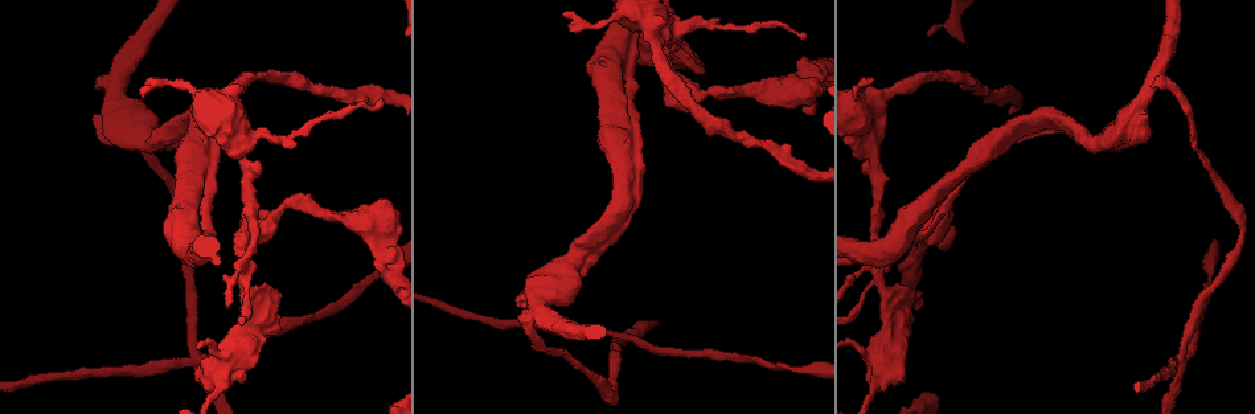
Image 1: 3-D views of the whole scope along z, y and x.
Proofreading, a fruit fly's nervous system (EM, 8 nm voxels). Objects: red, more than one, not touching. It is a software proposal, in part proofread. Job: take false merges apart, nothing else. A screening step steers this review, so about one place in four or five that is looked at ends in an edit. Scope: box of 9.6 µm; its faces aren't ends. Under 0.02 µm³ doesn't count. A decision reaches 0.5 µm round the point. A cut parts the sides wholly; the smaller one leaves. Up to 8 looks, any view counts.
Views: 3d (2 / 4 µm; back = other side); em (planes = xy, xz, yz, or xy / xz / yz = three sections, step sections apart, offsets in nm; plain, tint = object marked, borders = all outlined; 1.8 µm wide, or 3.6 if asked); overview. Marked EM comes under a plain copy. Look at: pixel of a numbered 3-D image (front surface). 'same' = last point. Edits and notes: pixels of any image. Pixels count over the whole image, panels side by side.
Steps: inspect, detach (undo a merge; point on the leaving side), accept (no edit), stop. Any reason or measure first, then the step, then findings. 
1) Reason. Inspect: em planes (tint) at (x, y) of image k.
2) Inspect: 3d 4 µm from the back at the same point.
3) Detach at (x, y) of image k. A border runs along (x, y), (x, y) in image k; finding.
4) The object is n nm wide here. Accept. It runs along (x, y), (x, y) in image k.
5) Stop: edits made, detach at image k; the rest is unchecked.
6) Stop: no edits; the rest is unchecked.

Inspect: em planes (tint) at (927, 224) of image 1.

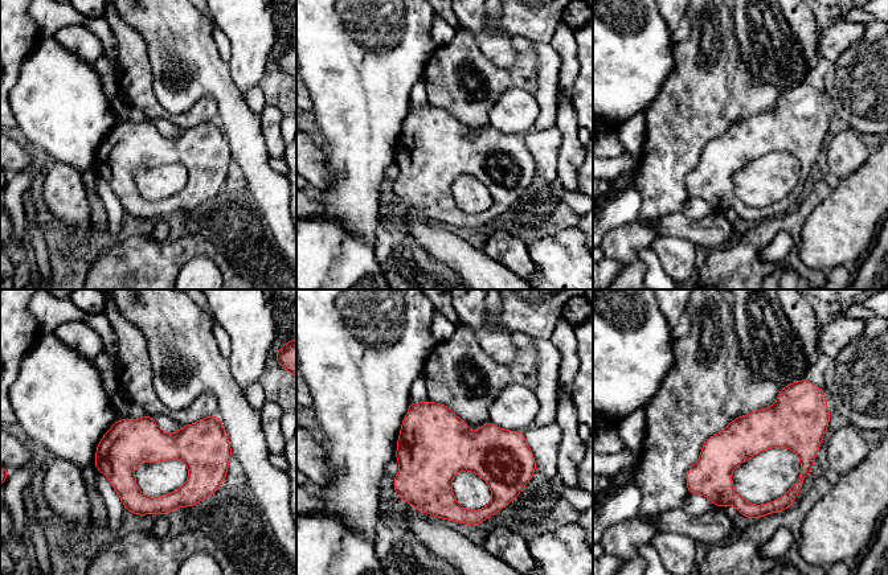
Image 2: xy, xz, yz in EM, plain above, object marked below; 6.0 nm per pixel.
The object is 260 nm wide here. Accept. It runs along (821, 431), (753, 432), (691, 491) in image 2; one neuron here.

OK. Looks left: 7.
Sudden change in width. Inspect: em 3.6 µm xy step 16 (tint) at (791, 84) of image 1.

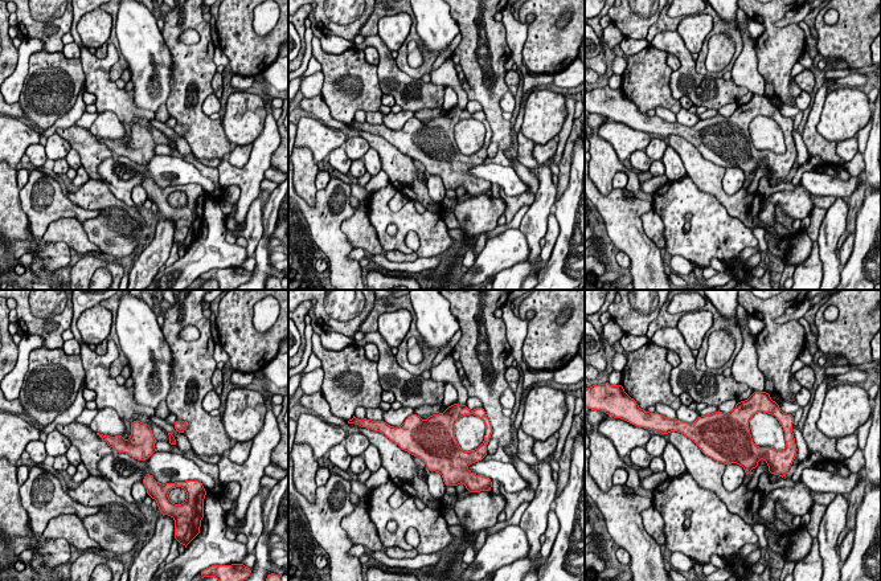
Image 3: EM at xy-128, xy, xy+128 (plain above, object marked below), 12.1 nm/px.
The object is 360 nm wide here. Accept. One neuron here.

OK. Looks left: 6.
Looks like a crossing. Inspect: 3d 4 µm at (199, 359) of image 1.

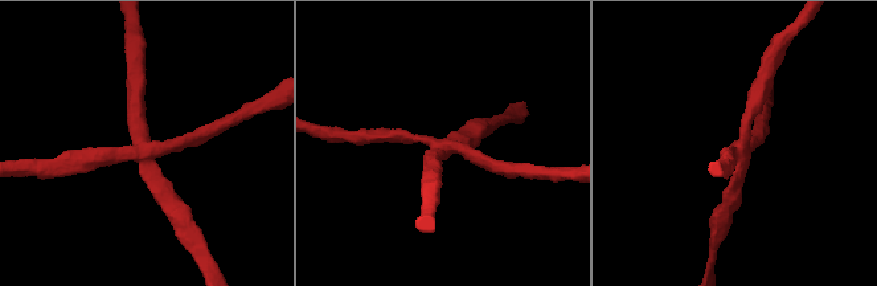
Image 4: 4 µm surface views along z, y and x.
Now the EM. Inspect: em planes (tint) at (438, 149) of image 4.

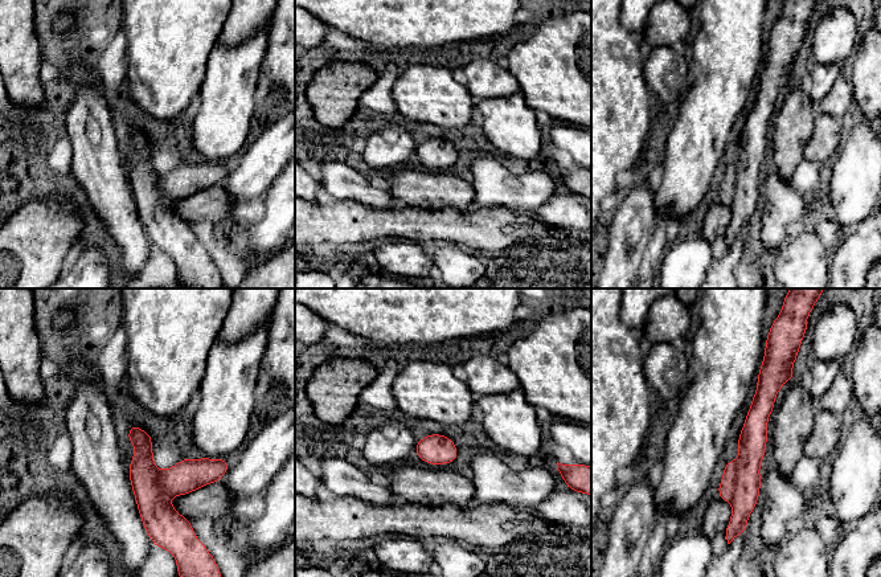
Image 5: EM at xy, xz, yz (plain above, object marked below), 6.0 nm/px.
Detach at (726, 486) of image 5. A border runs along (736, 461), (736, 487), (730, 502) in image 5; a second neuron is stuck on.

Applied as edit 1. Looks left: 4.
Thick turns thin. Inspect: 3d 4 µm at (224, 357) of image 1.

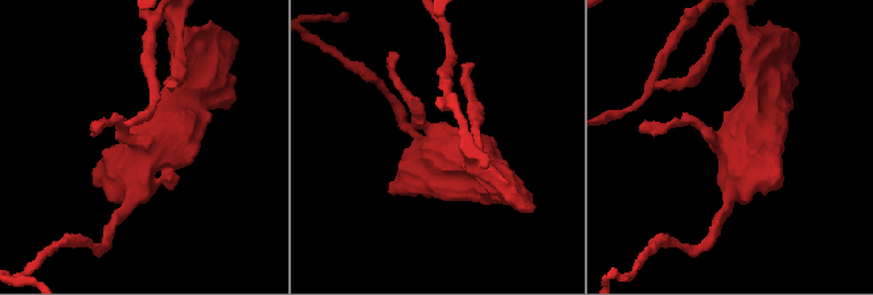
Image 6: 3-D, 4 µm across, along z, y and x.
Now the EM. Inspect: em 3.6 µm xz step 8 (tint) at (136, 146) of image 6.

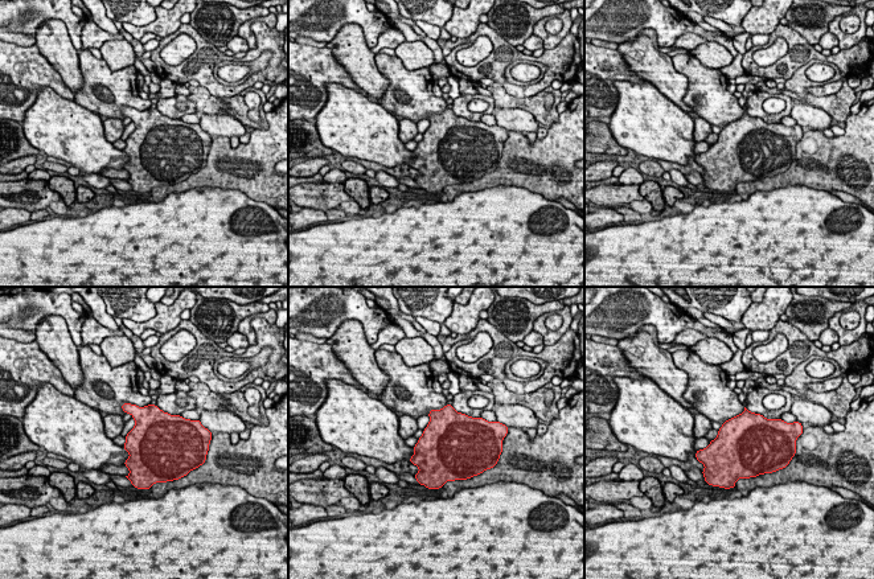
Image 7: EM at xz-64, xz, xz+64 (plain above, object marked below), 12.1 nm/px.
Another direction. Inspect: em 3.6 µm planes (tint) at the same point.

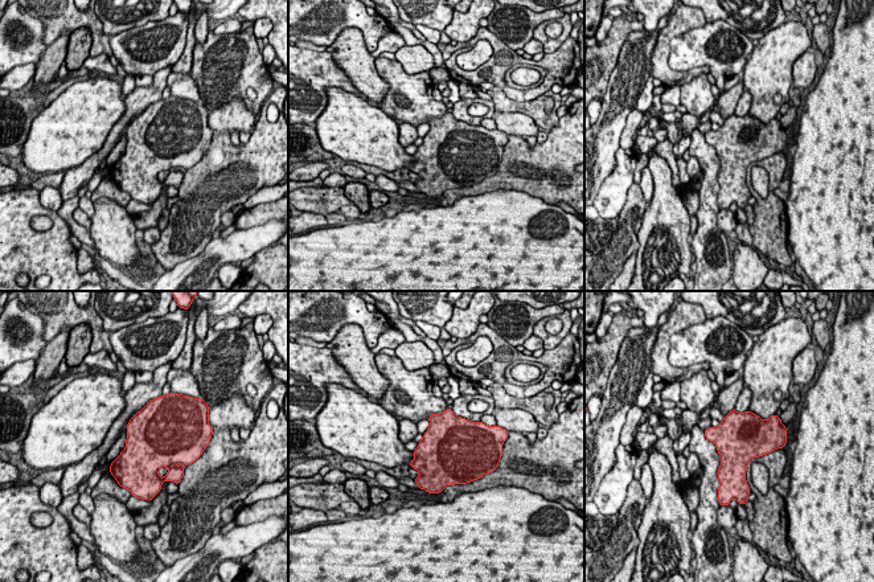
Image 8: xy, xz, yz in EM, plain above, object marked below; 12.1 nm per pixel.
The object is 600 nm wide here. Accept. One neuron here.

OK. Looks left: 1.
Stop: edits made, detach at image 5; the rest is unchecked.

